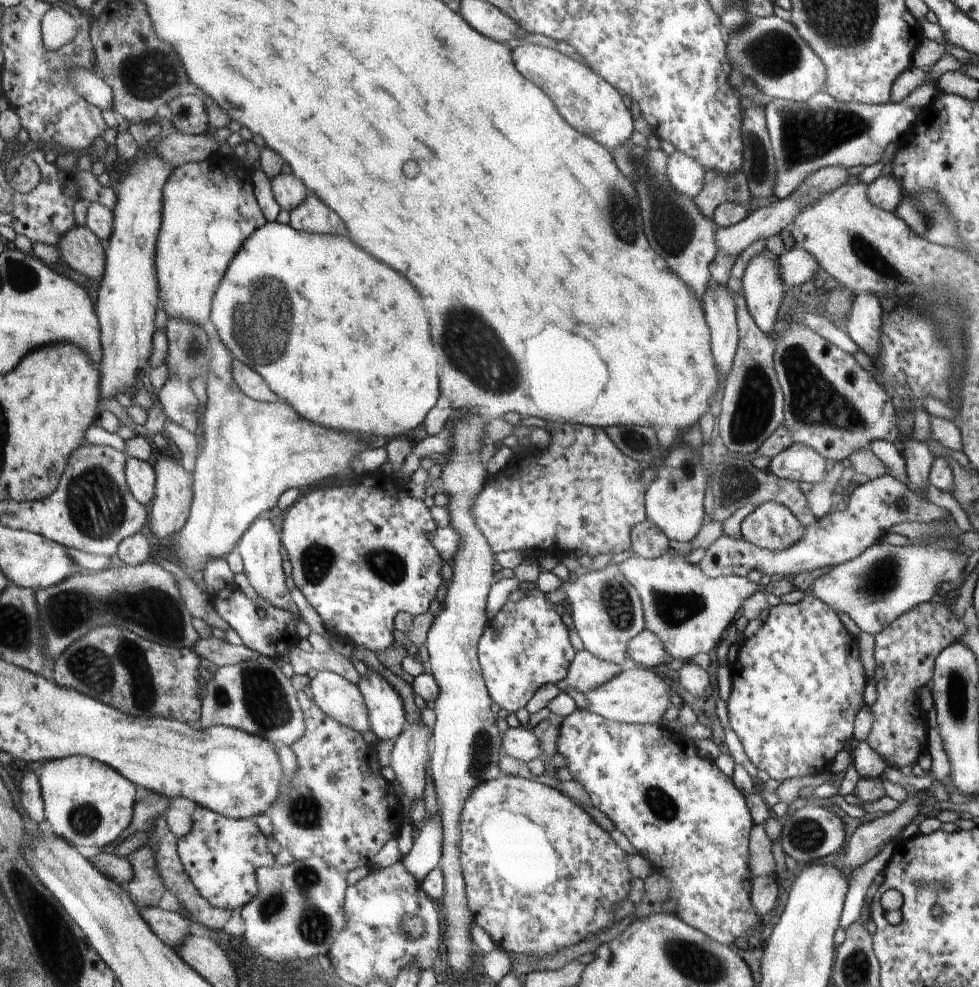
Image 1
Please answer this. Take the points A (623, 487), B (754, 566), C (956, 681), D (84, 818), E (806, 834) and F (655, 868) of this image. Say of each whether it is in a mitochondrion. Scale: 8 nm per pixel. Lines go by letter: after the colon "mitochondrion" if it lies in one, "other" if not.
A: other
B: other
C: mitochondrion
D: mitochondrion
E: mitochondrion
F: other

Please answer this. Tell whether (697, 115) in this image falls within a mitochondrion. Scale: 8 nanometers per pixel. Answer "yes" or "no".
no

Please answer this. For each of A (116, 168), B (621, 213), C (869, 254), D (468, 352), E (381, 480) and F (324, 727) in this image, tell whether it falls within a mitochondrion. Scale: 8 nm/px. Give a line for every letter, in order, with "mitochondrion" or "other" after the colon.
A: other
B: mitochondrion
C: mitochondrion
D: mitochondrion
E: other
F: other

